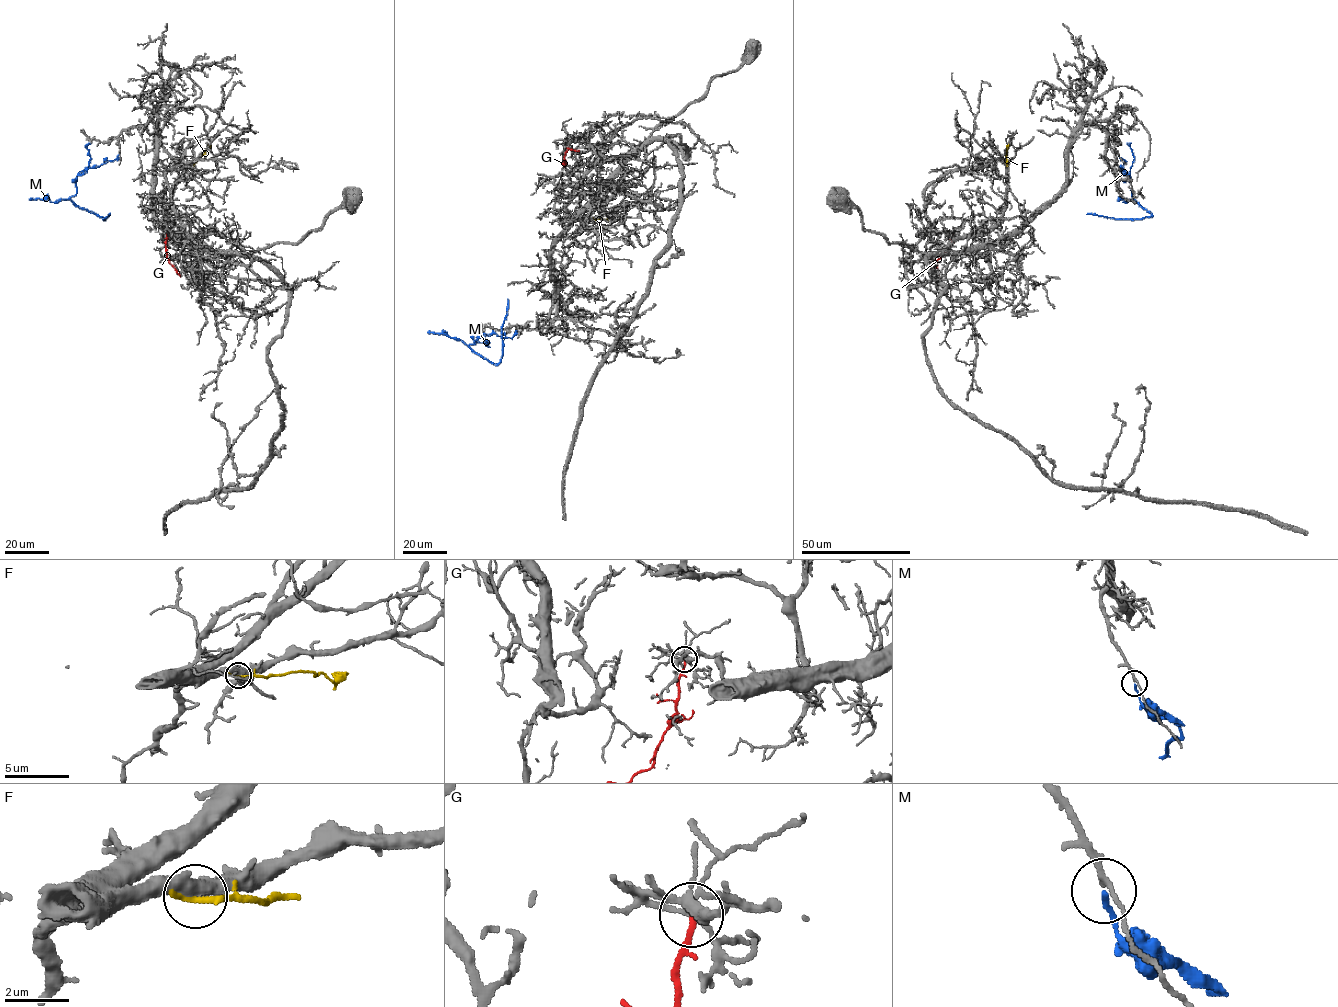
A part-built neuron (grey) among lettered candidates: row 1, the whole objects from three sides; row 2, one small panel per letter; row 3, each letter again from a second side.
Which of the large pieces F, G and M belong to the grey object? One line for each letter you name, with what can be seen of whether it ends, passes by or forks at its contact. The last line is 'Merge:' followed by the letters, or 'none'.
Merge: none

